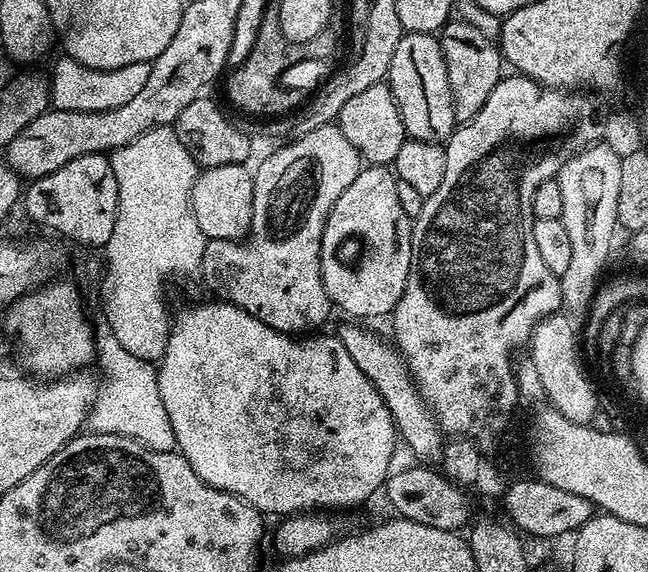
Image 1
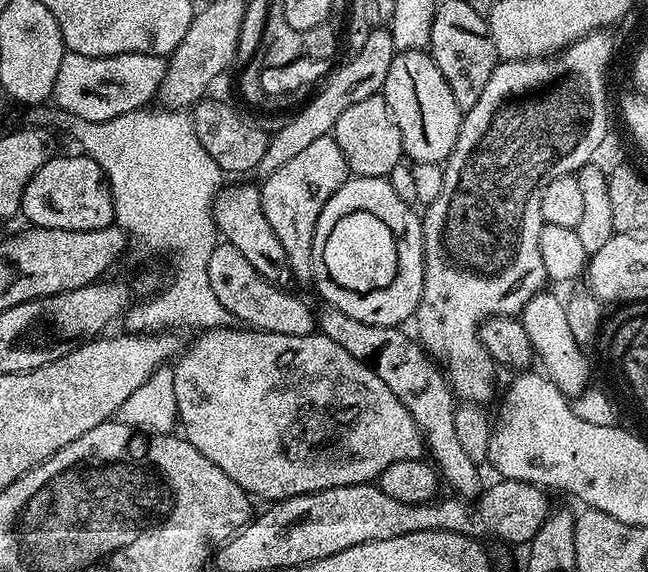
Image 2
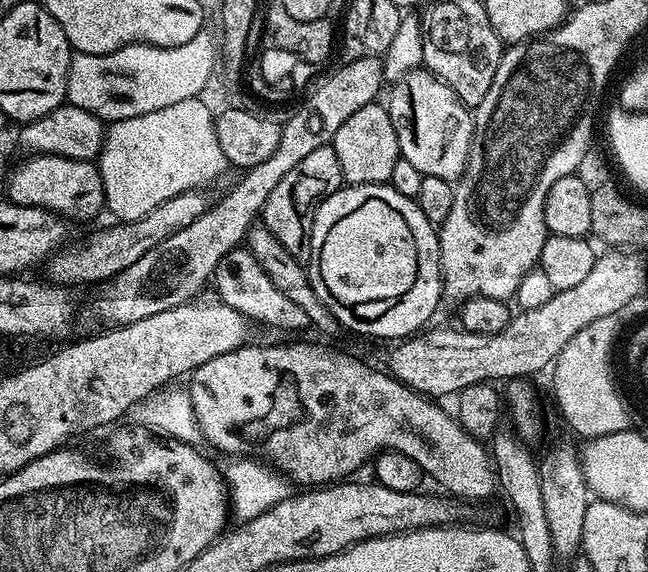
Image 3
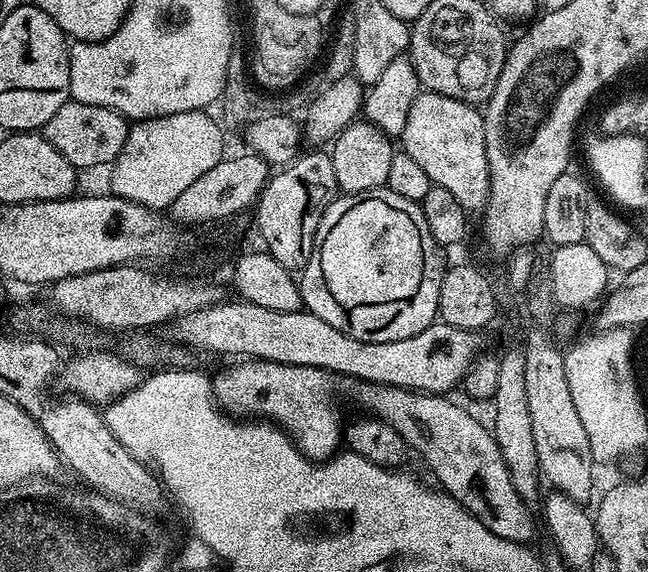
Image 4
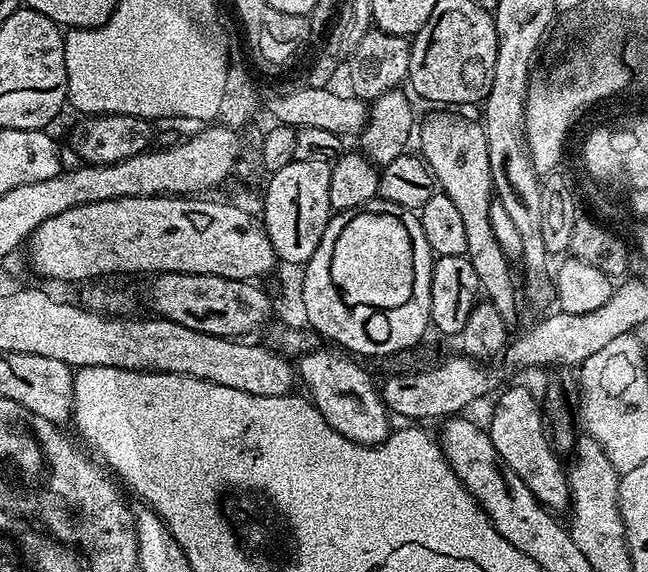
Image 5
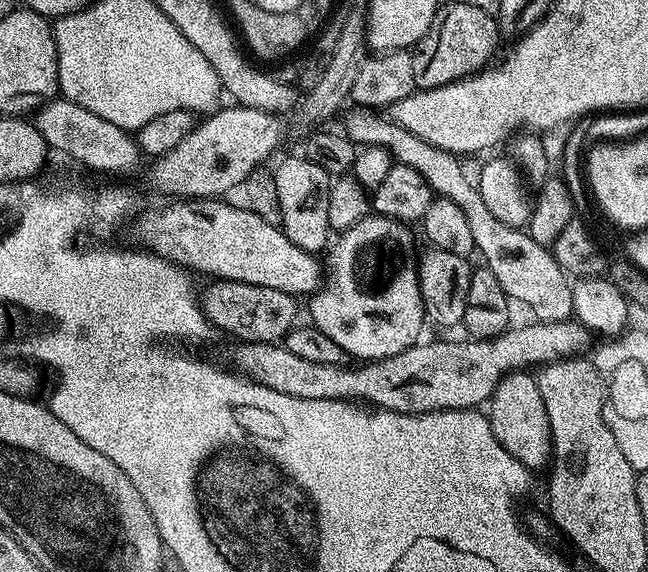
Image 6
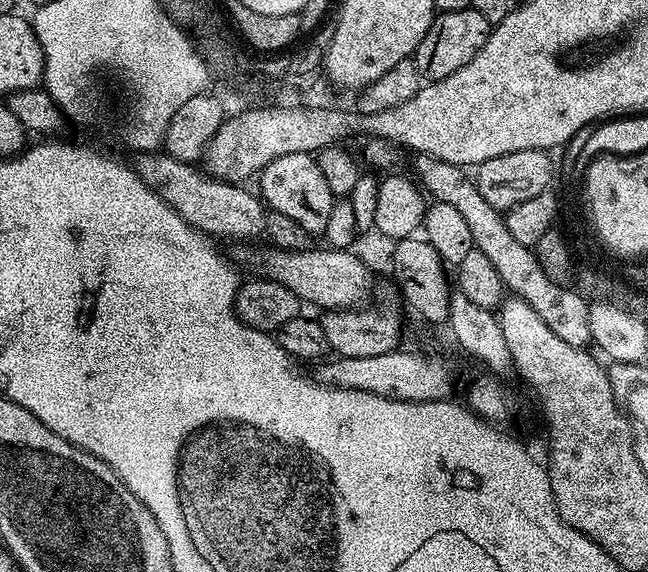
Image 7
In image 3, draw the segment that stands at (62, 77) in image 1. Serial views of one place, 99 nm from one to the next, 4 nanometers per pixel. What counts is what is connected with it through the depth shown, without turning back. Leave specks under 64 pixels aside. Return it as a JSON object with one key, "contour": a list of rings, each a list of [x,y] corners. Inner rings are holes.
{"contour":[[[201,30],[190,42],[173,48],[159,48],[153,44],[131,44],[122,46],[110,54],[82,54],[76,52],[70,62],[68,71],[67,103],[78,106],[90,114],[94,114],[105,122],[113,122],[135,115],[148,114],[171,106],[176,102],[199,97],[202,89],[208,85],[213,72],[218,67],[218,40],[208,30]]]}

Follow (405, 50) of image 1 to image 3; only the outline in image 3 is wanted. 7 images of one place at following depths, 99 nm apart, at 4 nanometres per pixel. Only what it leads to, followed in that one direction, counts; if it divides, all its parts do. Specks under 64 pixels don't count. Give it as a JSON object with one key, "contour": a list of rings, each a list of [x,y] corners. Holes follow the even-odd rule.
{"contour":[[[423,67],[407,72],[401,80],[395,81],[391,88],[392,97],[386,100],[386,107],[394,122],[394,134],[398,134],[398,146],[402,159],[411,162],[424,176],[433,176],[453,182],[459,180],[461,174],[466,170],[466,162],[472,145],[473,113],[458,98],[458,94],[454,94],[454,90],[446,86],[446,82],[442,82],[435,74]]]}

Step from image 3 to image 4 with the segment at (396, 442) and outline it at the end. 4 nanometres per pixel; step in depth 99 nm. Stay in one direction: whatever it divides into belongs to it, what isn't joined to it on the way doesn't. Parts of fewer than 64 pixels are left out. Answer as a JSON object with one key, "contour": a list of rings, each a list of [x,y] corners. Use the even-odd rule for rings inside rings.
{"contour":[[[269,360],[236,362],[233,368],[220,372],[212,380],[212,394],[216,403],[227,415],[233,418],[259,418],[264,422],[274,422],[283,428],[292,438],[299,452],[307,460],[323,462],[332,459],[342,444],[342,423],[340,412],[336,409],[337,377],[331,372],[324,372],[314,366],[290,366]],[[357,383],[356,400],[364,408],[369,408],[371,415],[384,420],[401,438],[408,443],[409,449],[416,452],[432,467],[436,475],[435,483],[443,491],[464,507],[490,534],[506,538],[521,546],[536,536],[536,524],[532,521],[529,505],[514,490],[510,482],[510,470],[502,462],[502,450],[492,437],[489,425],[476,416],[471,416],[466,409],[444,394],[427,392],[408,392],[404,388],[391,388],[385,384]]]}

